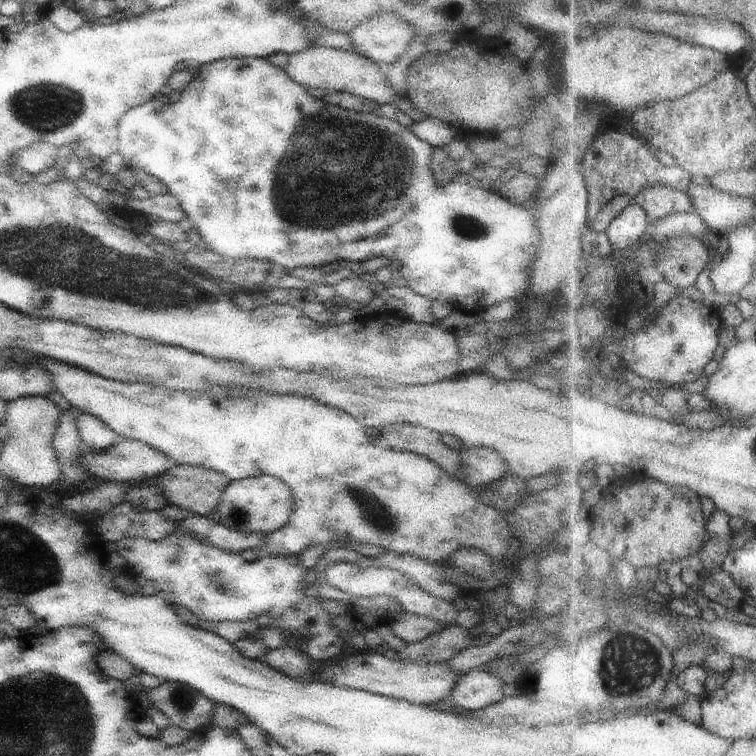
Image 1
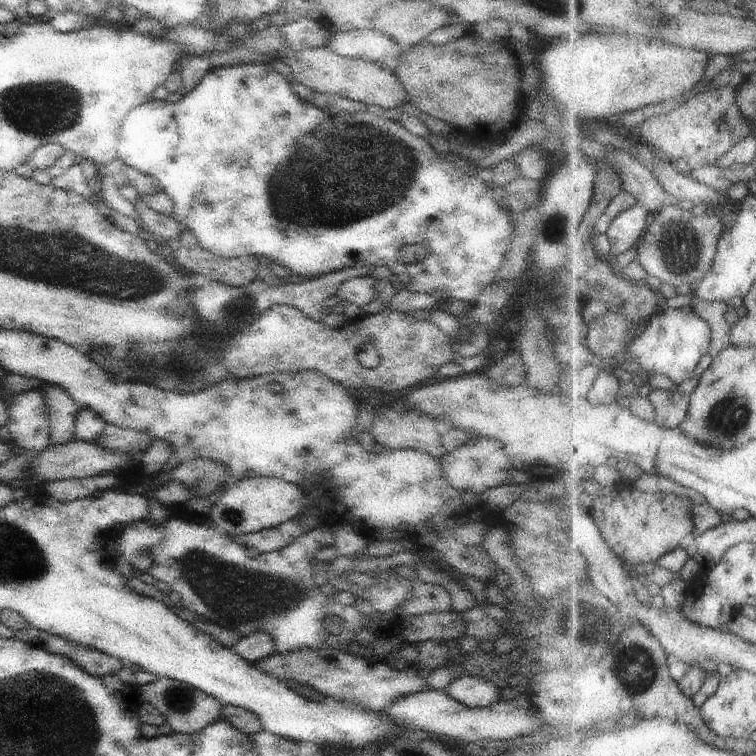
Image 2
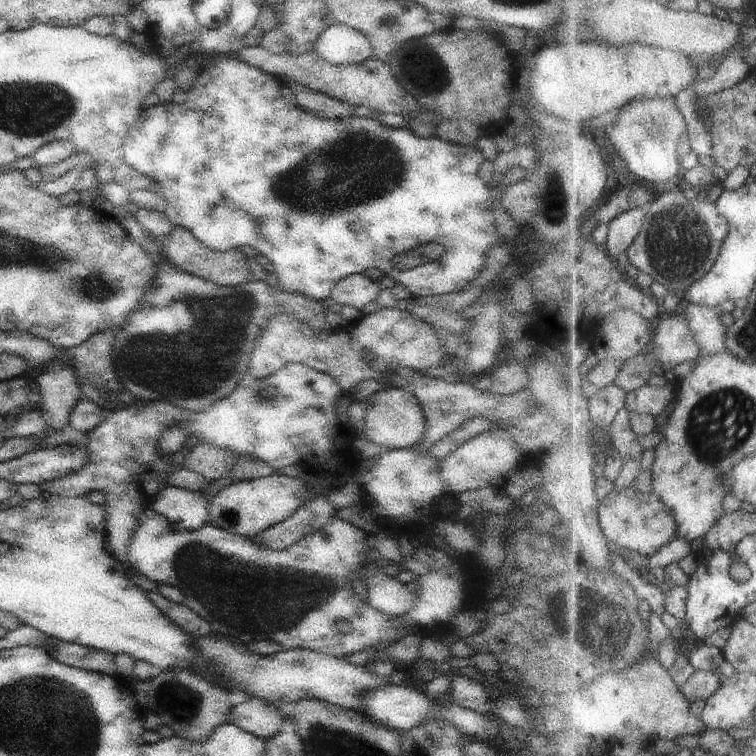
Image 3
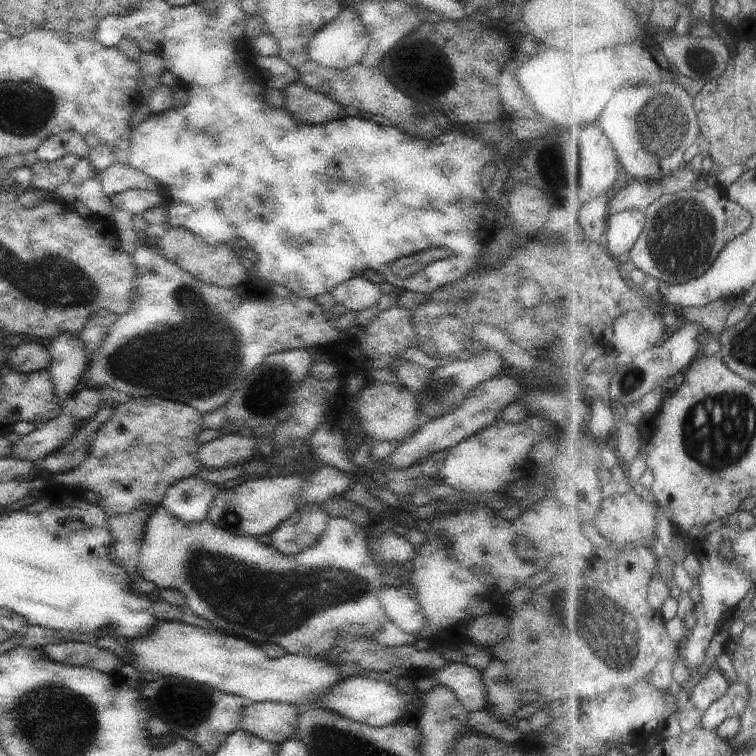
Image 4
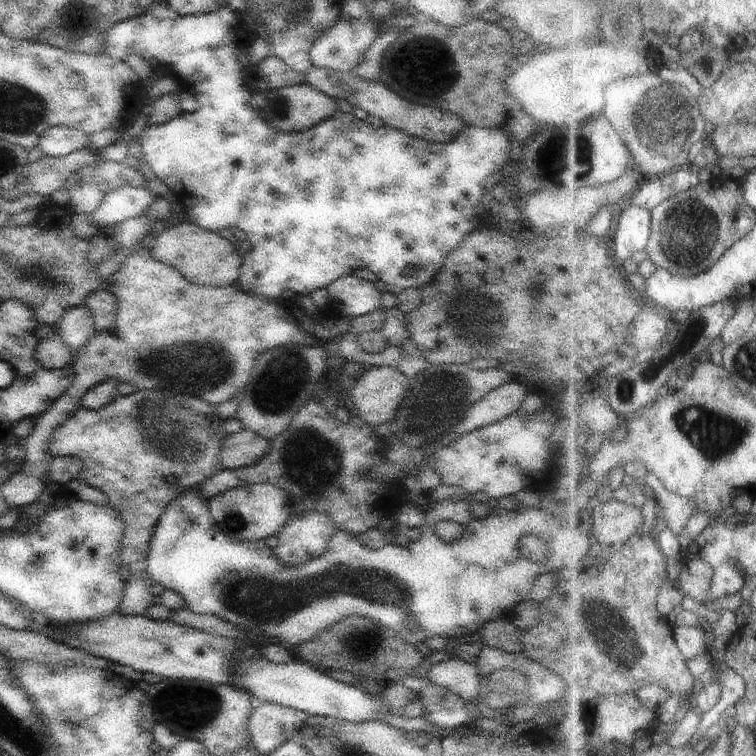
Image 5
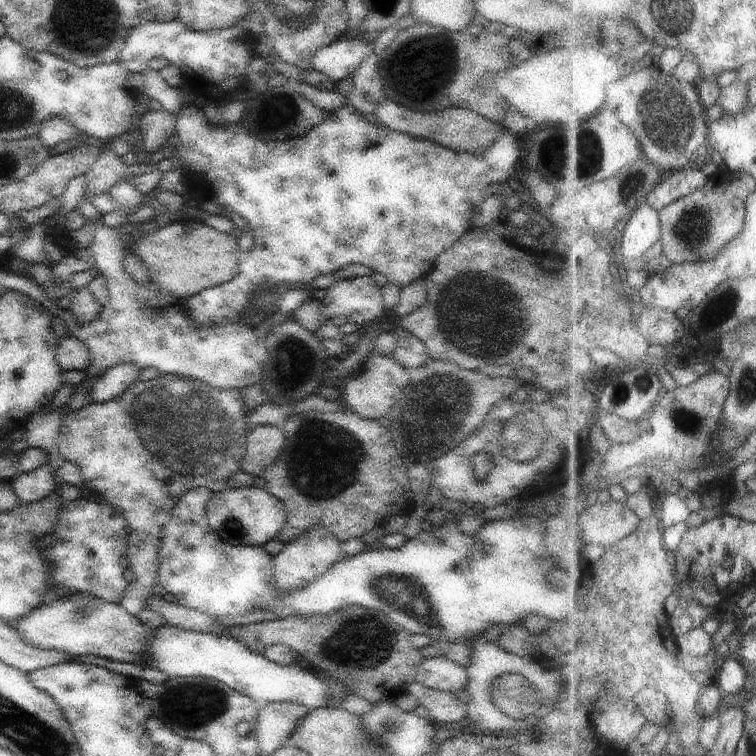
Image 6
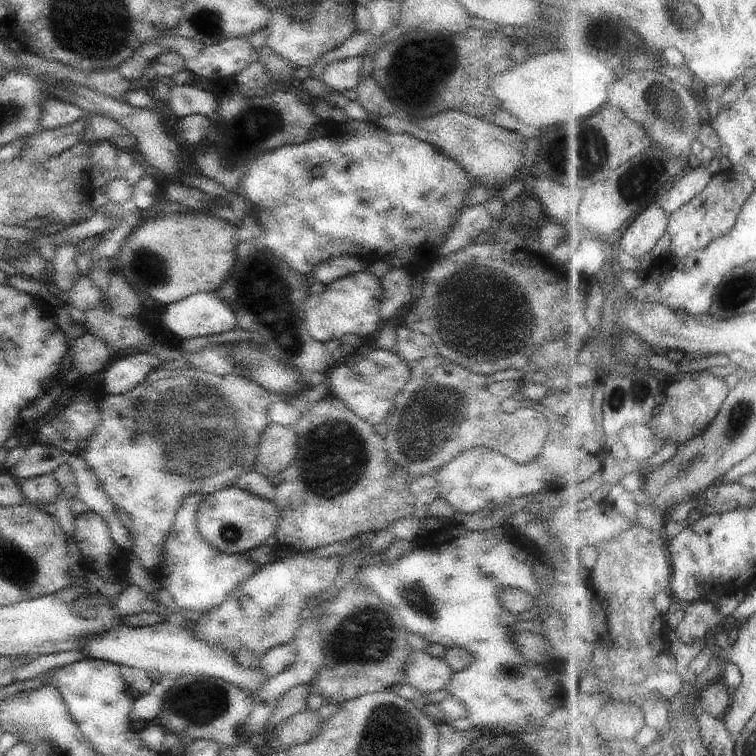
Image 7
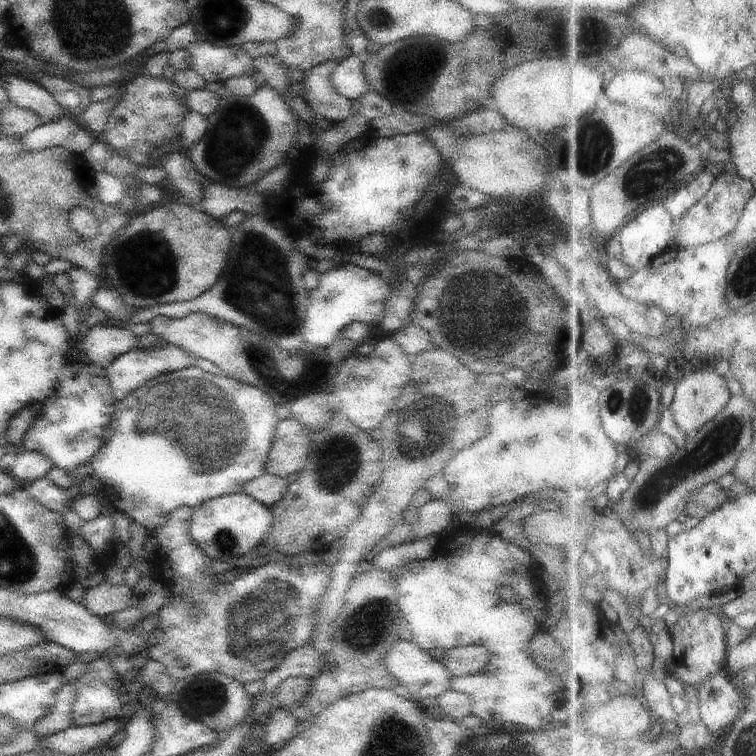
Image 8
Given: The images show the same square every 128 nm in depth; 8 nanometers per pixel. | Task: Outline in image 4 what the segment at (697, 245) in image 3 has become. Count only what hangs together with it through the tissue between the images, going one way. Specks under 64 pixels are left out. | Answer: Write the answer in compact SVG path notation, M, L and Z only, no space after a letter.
M712 181L701 191L693 188L663 195L644 211L648 223L644 235L637 240L636 246L629 253L630 259L634 266L645 272L648 277L665 284L683 284L704 275L724 251L725 246L737 236L747 232L753 224L752 213L741 204L737 204L737 201L731 200L725 189L719 183Z

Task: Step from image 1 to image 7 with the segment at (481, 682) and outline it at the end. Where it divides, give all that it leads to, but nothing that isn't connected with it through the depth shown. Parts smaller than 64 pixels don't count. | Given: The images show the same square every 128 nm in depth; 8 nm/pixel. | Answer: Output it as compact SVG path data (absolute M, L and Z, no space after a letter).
M412 649L409 662L403 668L405 683L420 694L431 694L446 689L453 670L440 658L435 658L423 649Z

